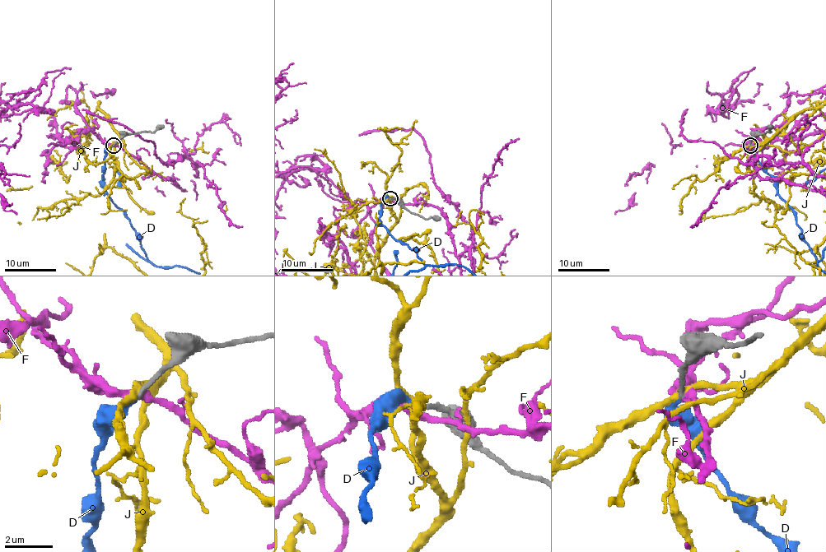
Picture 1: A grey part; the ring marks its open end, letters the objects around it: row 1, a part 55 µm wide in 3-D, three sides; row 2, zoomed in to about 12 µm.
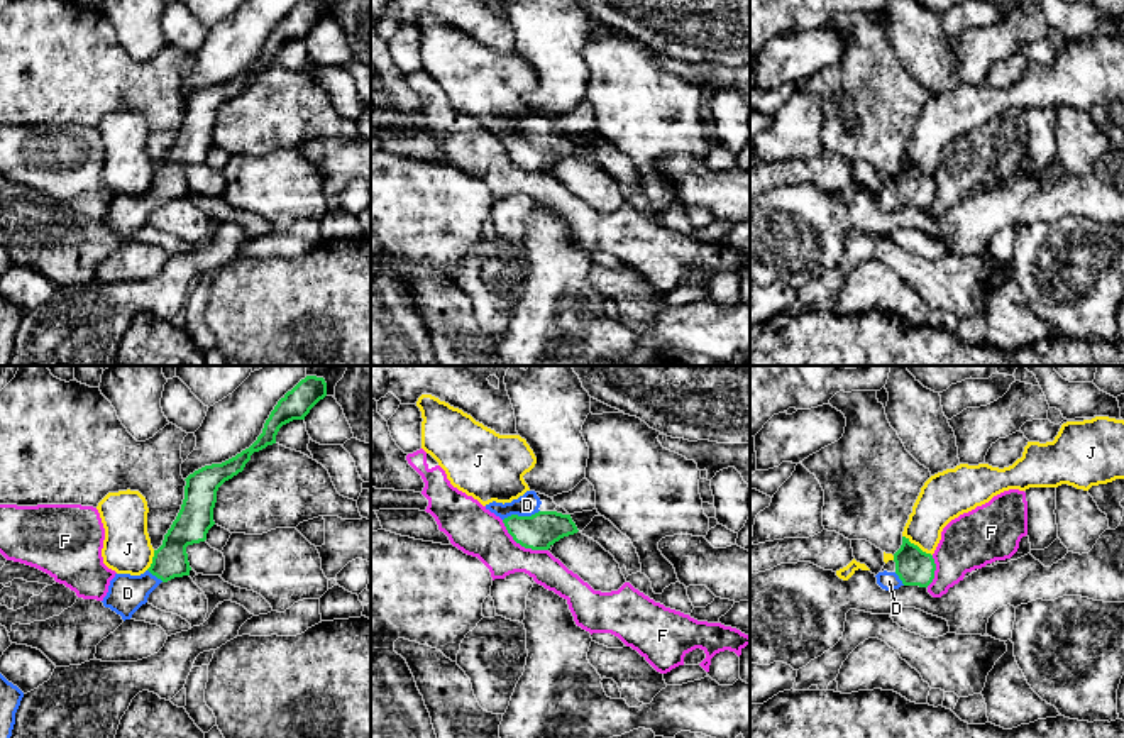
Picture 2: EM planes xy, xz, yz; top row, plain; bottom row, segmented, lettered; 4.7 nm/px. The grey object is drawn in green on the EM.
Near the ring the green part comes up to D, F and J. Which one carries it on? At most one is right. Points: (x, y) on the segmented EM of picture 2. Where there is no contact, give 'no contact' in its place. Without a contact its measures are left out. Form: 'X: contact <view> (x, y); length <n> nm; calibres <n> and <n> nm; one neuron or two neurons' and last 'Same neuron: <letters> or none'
D: contact xz (520, 517); length 180 nm; calibres 170 and 110 nm; one neuron
F: contact xz (522, 545); length 260 nm; calibres 170 and 240 nm; two neurons
J: contact yz (916, 545); length 170 nm; calibres 180 and 220 nm; two neurons
Same neuron: D

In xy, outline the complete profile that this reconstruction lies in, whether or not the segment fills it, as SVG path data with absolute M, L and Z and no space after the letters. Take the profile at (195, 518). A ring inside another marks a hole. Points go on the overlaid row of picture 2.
M306 376L278 401L264 423L262 433L249 449L222 464L205 465L190 474L185 479L181 509L164 535L163 545L154 550L151 567L140 576L115 574L102 601L103 606L120 614L124 621L130 620L161 582L190 576L186 547L205 542L208 530L215 525L213 508L218 487L242 472L254 452L276 443L276 435L283 425L305 420L325 396L325 379Z

